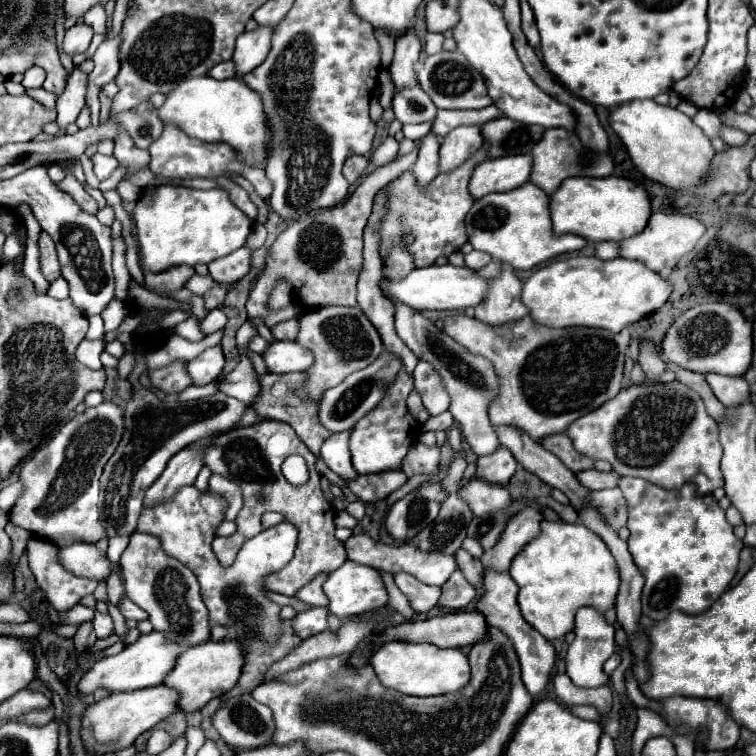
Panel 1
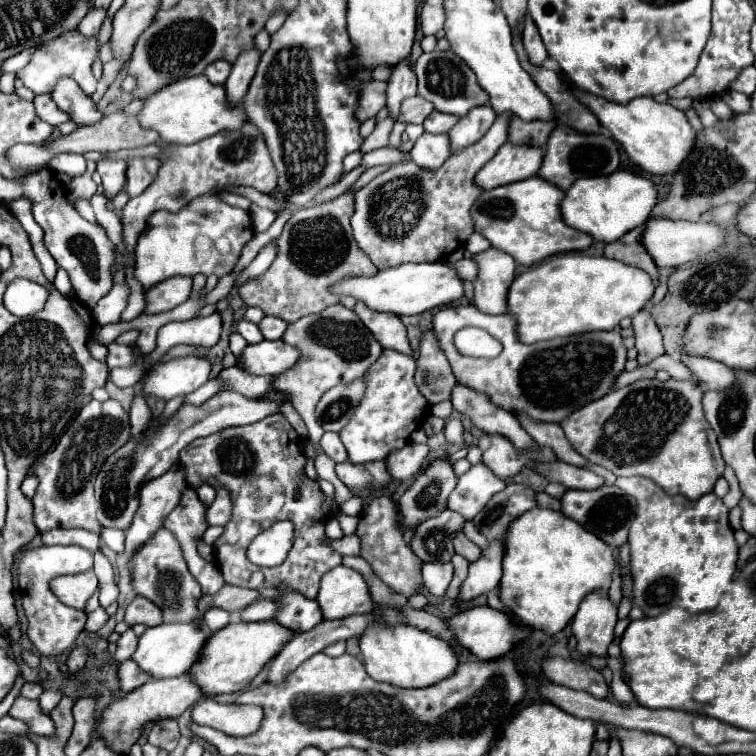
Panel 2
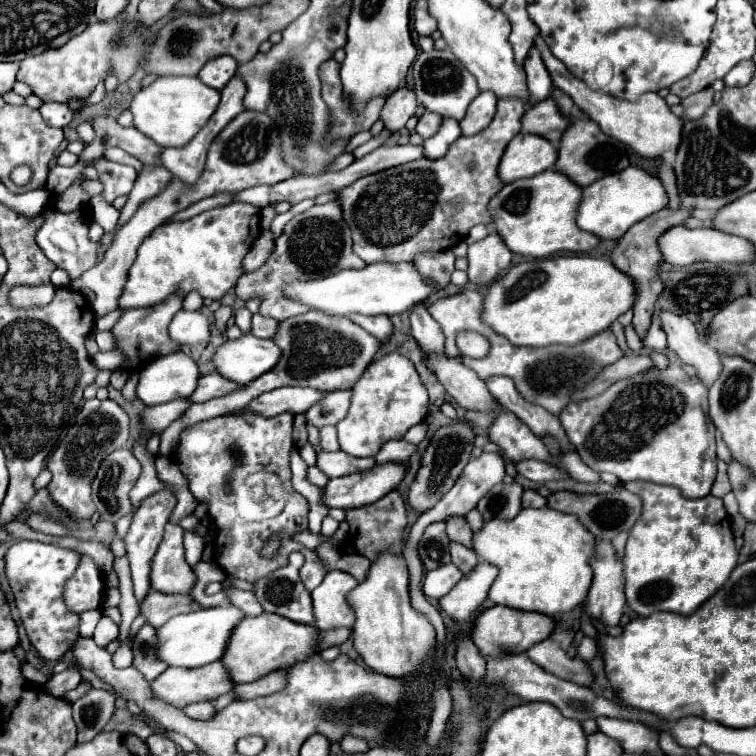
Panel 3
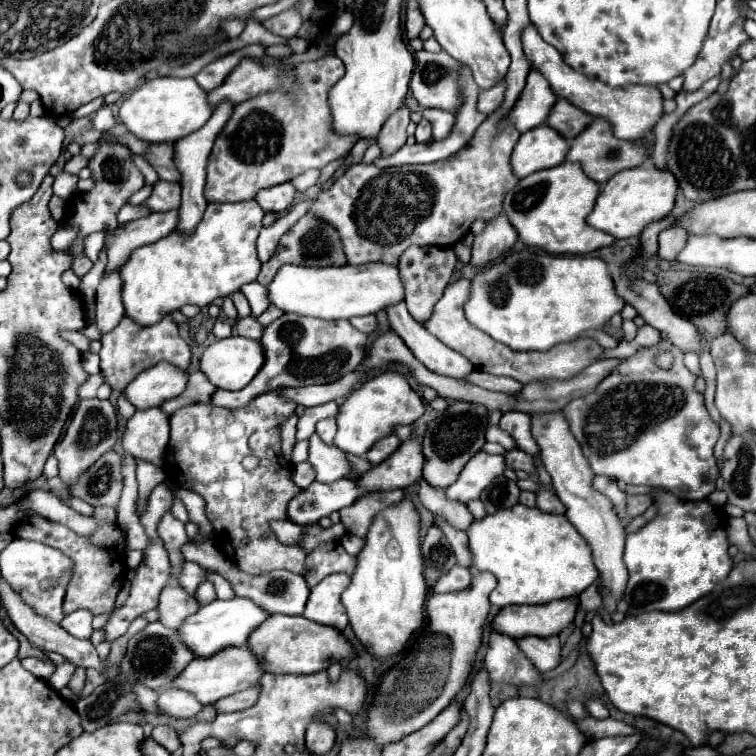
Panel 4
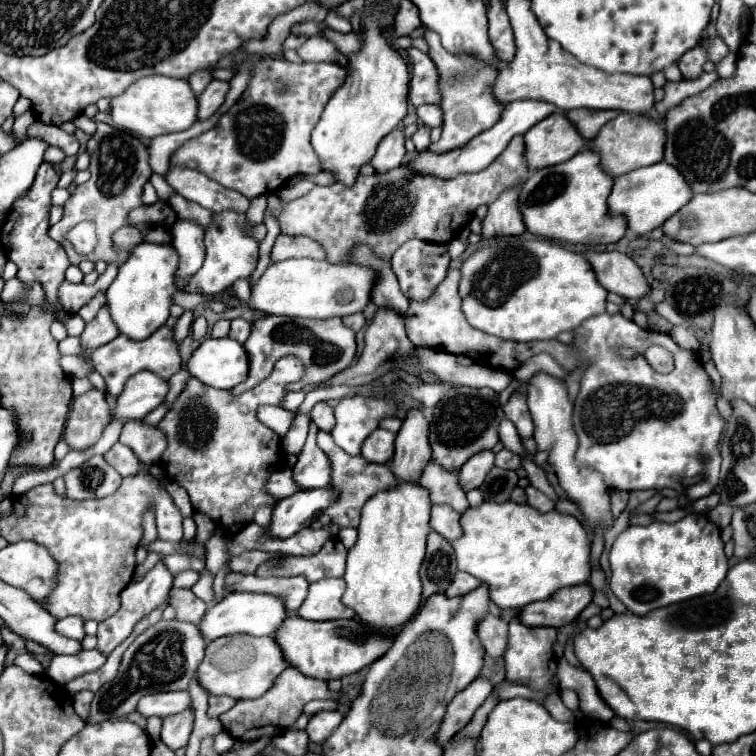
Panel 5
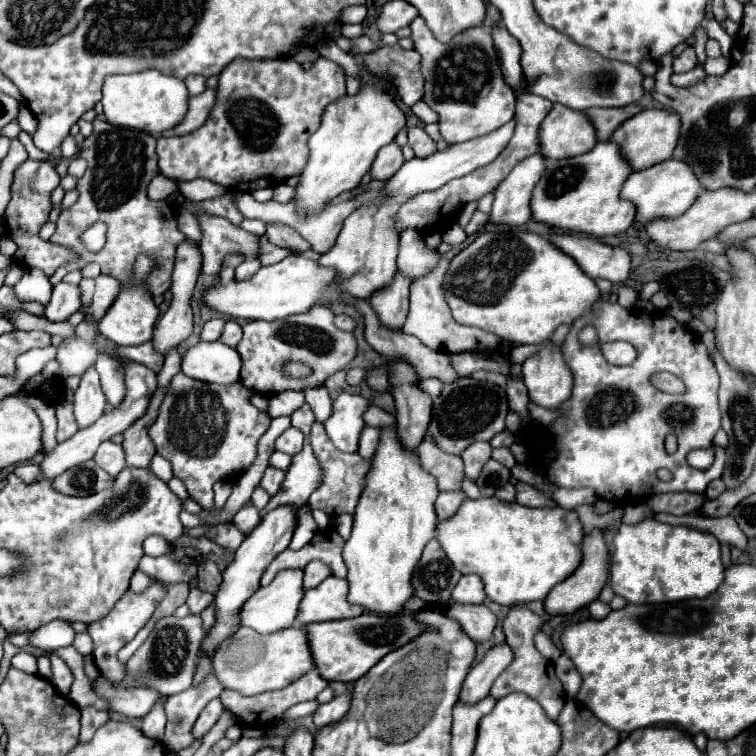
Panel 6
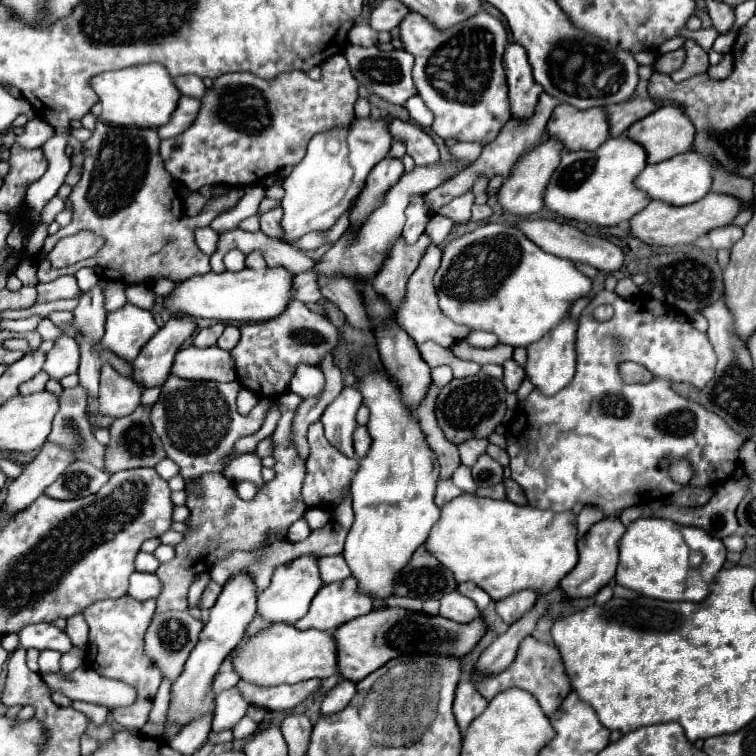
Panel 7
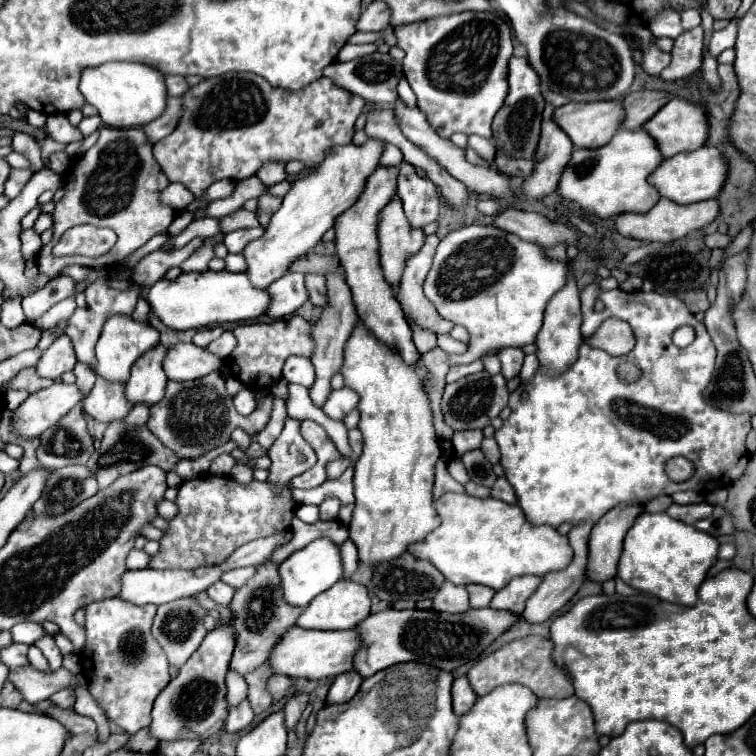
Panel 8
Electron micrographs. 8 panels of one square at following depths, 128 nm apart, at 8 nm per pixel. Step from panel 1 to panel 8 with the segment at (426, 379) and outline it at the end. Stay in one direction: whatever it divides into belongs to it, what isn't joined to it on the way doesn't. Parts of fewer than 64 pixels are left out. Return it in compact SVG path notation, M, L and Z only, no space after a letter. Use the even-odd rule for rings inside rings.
M402 162L398 172L398 196L404 202L404 212L414 228L424 228L428 222L436 222L440 208L440 194L432 180L420 176L416 168Z

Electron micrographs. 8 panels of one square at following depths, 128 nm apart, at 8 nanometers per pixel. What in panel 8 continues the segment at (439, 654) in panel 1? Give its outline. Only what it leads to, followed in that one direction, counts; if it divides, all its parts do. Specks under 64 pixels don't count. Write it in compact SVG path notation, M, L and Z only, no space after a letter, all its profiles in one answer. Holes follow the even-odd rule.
M358 320L354 332L344 346L344 364L340 368L344 376L344 386L352 388L360 400L360 422L358 428L364 436L364 452L356 462L354 470L354 494L356 508L350 522L350 538L358 546L360 560L366 564L376 564L382 560L392 560L406 552L408 544L422 540L428 532L438 526L438 514L432 506L432 486L434 486L434 464L442 450L438 446L436 430L432 424L432 410L428 396L424 392L424 382L412 366L408 366L398 352L374 338L374 334Z

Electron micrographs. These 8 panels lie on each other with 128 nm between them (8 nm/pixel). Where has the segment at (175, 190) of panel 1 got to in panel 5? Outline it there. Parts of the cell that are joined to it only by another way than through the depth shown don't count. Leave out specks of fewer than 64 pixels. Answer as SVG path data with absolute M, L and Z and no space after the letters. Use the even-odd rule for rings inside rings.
M220 212L214 214L212 226L206 230L206 260L198 274L186 284L186 292L200 292L200 294L220 294L228 286L234 284L240 276L250 276L258 264L258 242L246 234L252 228L246 214L236 212ZM138 244L126 264L120 266L118 276L106 290L108 310L118 332L130 340L144 340L154 334L168 320L172 294L178 292L174 272L178 268L178 254L172 246Z

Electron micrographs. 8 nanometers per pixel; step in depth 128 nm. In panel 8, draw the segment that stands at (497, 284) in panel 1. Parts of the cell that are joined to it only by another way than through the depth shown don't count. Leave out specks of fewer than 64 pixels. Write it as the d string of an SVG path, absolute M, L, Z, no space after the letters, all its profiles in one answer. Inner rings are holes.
M550 118L542 122L542 136L536 152L536 172L522 184L524 196L528 200L538 200L548 196L558 188L560 174L570 162L574 144L568 134Z

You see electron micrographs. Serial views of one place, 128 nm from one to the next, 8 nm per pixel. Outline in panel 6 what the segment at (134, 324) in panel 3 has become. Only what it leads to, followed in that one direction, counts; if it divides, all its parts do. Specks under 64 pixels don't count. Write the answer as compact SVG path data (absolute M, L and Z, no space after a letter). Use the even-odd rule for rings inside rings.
M146 342L146 344L142 344L142 346L116 348L116 350L118 350L118 356L128 358L128 360L136 360L136 362L140 362L140 364L156 370L156 372L162 368L162 362L164 362L164 358L162 358L160 354L156 354L152 342ZM98 356L96 368L100 372L100 384L106 394L106 400L116 408L126 394L124 372L120 372L120 362L114 356Z

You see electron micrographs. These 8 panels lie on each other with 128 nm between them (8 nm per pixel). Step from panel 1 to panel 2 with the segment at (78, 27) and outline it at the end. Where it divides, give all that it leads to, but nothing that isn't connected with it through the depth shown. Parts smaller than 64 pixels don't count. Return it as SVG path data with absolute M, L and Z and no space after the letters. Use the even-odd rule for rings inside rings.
M92 8L86 16L84 16L84 20L80 22L80 28L78 28L78 32L84 32L84 36L96 36L98 34L98 30L100 30L100 26L102 26L102 22L106 20L106 8Z

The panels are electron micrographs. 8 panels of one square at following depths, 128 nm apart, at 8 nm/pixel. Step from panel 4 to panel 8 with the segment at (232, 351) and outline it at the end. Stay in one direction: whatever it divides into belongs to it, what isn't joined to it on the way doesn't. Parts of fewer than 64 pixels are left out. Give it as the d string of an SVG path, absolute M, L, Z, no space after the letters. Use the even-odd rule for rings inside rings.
M178 342L168 348L162 366L164 366L168 380L186 382L186 380L196 380L214 370L218 372L222 368L222 364L224 362L220 358L212 356L204 348Z

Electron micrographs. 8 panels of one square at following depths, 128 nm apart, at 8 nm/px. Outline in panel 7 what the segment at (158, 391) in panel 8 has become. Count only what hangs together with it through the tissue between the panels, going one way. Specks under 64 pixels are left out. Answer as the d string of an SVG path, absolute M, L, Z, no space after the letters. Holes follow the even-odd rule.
M170 318L164 328L142 348L132 362L132 378L142 388L162 386L170 376L170 368L182 342L192 336L194 322L190 318Z

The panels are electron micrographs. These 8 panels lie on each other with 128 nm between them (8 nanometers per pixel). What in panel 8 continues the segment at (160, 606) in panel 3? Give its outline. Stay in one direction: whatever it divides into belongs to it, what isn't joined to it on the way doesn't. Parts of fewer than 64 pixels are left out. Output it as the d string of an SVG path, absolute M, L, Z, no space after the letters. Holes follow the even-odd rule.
M214 582L208 590L206 590L206 594L218 604L218 606L228 606L230 604L230 600L232 600L232 596L234 596L234 588L232 586L228 586L228 584L224 584L224 582Z

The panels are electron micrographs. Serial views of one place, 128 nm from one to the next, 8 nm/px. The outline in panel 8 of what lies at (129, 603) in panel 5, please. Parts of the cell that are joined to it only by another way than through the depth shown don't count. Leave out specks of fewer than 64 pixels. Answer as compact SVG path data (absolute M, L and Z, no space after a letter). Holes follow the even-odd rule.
M108 598L100 602L92 602L86 606L86 646L80 654L80 662L84 668L84 676L88 678L88 690L96 698L96 702L102 706L108 720L114 720L124 732L134 734L140 728L146 728L150 724L150 712L156 696L160 690L170 682L168 672L168 660L162 652L160 644L152 636L152 620L156 614L156 606L132 606L120 598Z

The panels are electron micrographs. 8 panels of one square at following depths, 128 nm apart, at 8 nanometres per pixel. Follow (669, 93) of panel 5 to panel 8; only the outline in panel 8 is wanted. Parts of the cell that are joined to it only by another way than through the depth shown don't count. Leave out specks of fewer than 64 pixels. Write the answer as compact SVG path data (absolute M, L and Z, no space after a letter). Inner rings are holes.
M702 26L682 32L674 40L672 62L660 72L662 80L680 80L696 74L702 66L702 50L704 50L704 30Z

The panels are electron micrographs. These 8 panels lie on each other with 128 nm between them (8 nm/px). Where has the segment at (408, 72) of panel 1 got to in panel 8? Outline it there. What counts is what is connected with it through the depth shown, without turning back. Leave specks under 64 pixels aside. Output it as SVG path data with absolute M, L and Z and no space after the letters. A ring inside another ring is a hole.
M378 166L368 176L366 188L358 196L358 200L336 218L336 228L340 226L340 244L336 244L336 256L346 272L348 286L352 288L358 318L372 330L372 334L380 342L392 346L404 358L406 364L416 366L418 350L412 342L410 326L406 322L400 302L394 296L392 286L384 280L378 254L378 214L394 194L396 194L396 168Z

